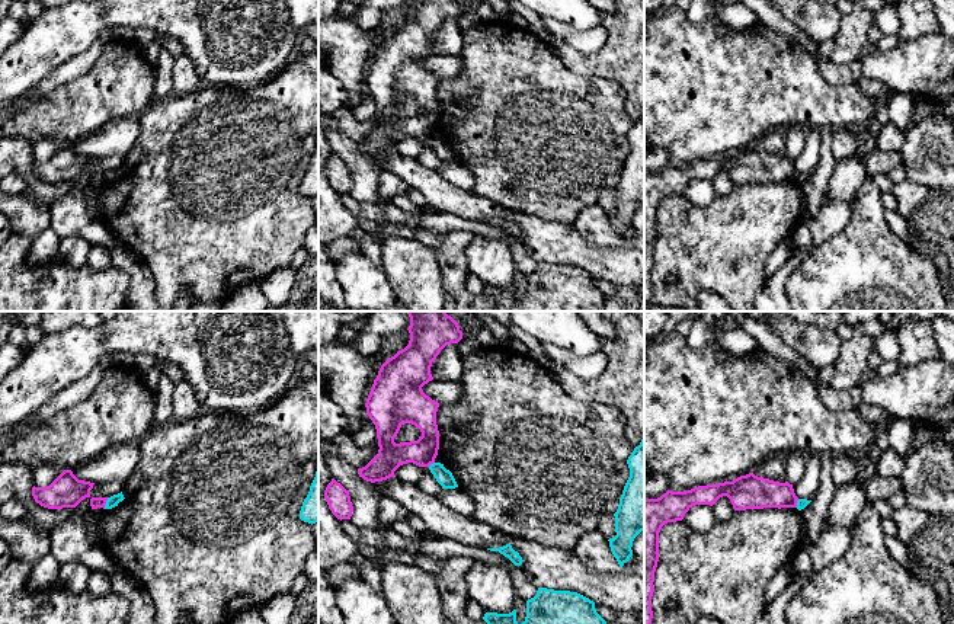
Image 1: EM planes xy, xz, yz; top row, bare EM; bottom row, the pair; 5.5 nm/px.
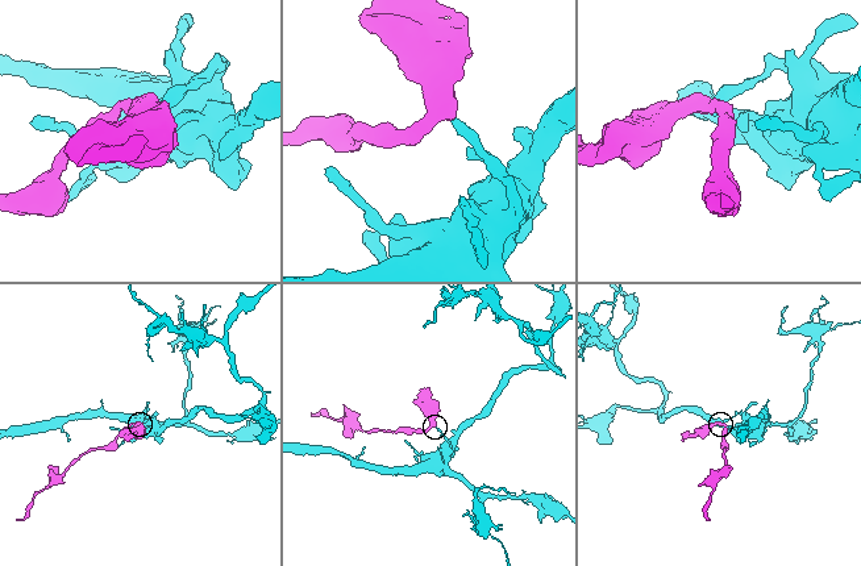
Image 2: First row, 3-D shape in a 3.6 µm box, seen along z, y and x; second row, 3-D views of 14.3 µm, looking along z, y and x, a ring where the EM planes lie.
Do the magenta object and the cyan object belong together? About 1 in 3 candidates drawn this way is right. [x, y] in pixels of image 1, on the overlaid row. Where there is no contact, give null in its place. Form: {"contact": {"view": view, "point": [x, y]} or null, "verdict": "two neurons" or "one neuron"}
{"contact": {"view": "xy", "point": [105, 504]}, "verdict": "two neurons"}

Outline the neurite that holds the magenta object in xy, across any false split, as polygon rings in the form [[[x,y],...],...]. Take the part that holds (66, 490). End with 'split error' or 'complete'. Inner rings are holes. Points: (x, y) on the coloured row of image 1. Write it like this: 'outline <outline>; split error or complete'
outline [[[64,470],[49,486],[32,487],[36,503],[48,509],[76,508],[90,497],[95,483],[79,480],[71,470]]]; complete

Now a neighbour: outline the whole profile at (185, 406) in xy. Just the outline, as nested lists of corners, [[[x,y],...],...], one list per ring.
[[[186,380],[175,383],[173,390],[173,419],[188,420],[199,415],[202,410],[195,393]]]

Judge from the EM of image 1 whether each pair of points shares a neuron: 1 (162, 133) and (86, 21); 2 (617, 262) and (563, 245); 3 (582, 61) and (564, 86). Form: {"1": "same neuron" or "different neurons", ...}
{"1": "different neurons", "2": "same neuron", "3": "different neurons"}

